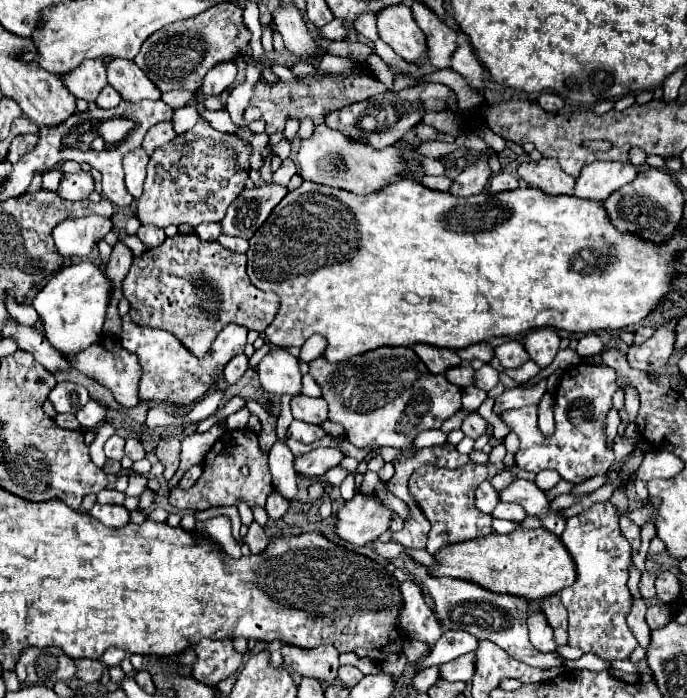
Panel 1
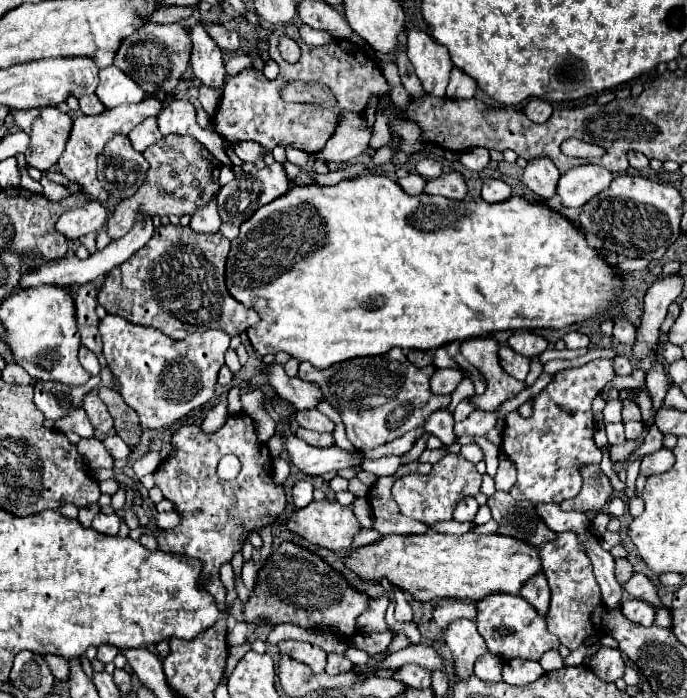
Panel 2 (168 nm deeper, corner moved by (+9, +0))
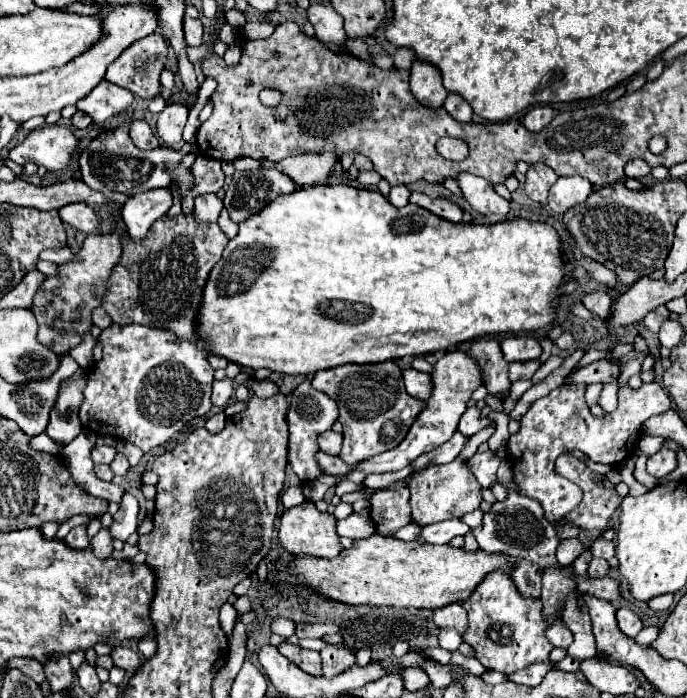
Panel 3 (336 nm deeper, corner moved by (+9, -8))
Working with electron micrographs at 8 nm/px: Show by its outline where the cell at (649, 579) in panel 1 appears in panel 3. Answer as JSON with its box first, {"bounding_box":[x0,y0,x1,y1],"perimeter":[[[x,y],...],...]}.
{"bounding_box":[589,556,609,578],"perimeter":[[[595,556],[589,560],[589,576],[593,576],[593,578],[601,578],[601,576],[607,576],[607,570],[609,570],[607,560],[603,560],[603,558],[595,558]]]}

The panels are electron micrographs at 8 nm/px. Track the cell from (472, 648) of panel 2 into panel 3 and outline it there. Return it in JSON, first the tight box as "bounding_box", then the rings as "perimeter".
{"bounding_box":[433,602,467,634],"perimeter":[[[451,602],[433,612],[433,622],[439,628],[457,628],[463,634],[463,630],[467,630],[467,612],[461,602]]]}

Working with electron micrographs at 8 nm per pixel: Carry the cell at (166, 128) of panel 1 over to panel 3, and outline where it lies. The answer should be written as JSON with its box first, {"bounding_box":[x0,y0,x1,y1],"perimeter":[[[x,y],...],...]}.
{"bounding_box":[129,120,159,150],"perimeter":[[[133,120],[129,136],[131,136],[133,144],[141,150],[153,150],[153,148],[159,146],[157,136],[153,134],[153,130],[149,128],[149,124],[145,120]]]}

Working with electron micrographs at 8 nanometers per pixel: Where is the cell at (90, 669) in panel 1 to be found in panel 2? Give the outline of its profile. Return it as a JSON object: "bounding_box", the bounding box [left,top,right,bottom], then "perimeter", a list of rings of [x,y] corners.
{"bounding_box":[45,654,69,680],"perimeter":[[[53,654],[45,656],[45,660],[51,666],[51,670],[53,670],[53,674],[55,674],[57,680],[67,680],[69,678],[69,660],[53,656]]]}

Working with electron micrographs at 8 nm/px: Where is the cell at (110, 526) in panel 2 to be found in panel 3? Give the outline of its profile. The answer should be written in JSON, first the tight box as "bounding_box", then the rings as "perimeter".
{"bounding_box":[91,528,113,558],"perimeter":[[[107,528],[99,530],[99,534],[93,538],[91,542],[93,546],[93,554],[97,558],[111,558],[111,552],[113,552],[113,540],[111,540],[111,534]]]}

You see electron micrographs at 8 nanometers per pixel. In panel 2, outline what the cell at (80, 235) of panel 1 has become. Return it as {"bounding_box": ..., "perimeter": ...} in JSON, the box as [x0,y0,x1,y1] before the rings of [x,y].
{"bounding_box":[55,200,107,240],"perimeter":[[[91,200],[89,206],[85,208],[77,208],[77,210],[69,210],[65,212],[55,228],[67,238],[67,240],[79,240],[81,236],[89,234],[89,232],[99,232],[105,224],[107,224],[107,208],[97,202],[97,200]]]}

